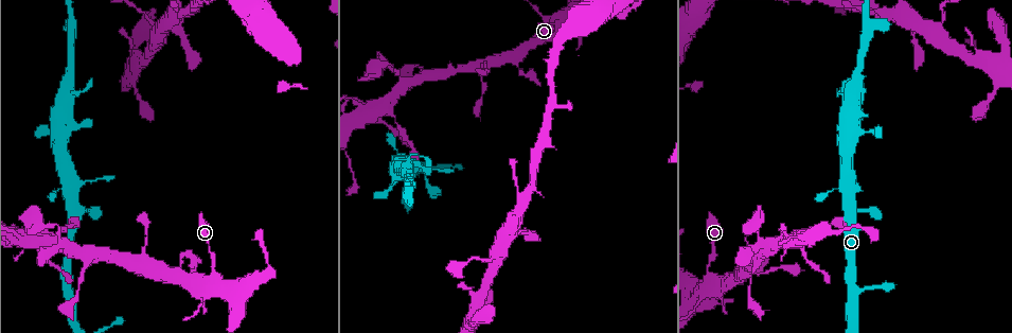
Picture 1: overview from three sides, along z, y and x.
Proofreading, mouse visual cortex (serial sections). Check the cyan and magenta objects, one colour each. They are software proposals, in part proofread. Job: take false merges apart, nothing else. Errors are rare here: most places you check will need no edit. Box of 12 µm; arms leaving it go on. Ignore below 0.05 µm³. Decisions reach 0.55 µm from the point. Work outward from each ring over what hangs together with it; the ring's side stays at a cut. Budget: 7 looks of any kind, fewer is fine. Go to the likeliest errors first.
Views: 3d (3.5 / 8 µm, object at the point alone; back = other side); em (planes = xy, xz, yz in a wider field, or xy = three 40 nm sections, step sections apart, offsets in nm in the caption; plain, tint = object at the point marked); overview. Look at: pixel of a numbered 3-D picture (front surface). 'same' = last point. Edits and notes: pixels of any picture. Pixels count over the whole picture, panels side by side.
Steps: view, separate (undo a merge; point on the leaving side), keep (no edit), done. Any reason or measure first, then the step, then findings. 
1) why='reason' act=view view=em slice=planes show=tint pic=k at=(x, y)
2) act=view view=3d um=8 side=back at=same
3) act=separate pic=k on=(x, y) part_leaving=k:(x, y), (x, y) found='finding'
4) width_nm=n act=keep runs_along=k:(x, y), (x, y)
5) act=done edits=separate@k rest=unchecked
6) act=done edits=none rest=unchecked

why='arms part here' act=view view=3d um=3.5 pic=1 at=(555, 26)

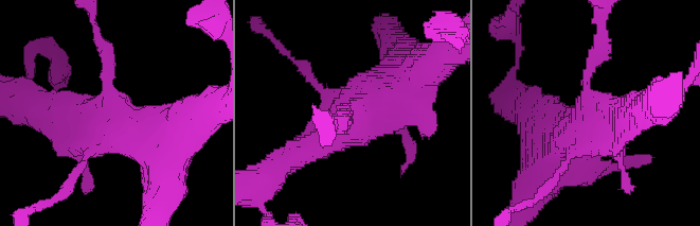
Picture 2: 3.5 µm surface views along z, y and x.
act=view view=em slice=planes show=tint pic=2 at=(590, 100)

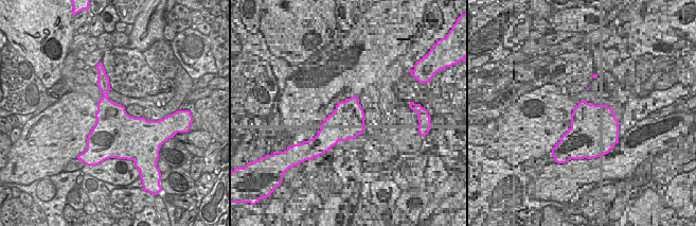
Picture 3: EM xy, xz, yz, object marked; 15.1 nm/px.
act=view view=em slice=xy step=5 show=tint at=same

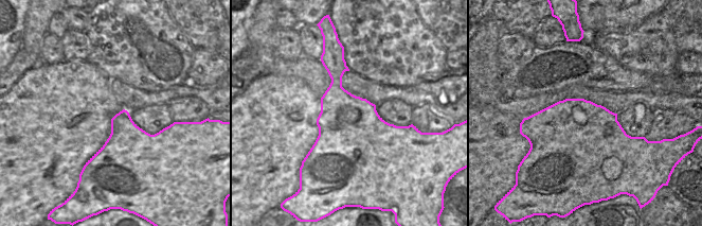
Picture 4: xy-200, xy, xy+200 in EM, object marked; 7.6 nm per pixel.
act=keep runs_along=2:(104, 51), (111, 110), (46, 110) found='one cell here'

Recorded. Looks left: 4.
why='thin neck' act=view view=3d um=8 pic=1 at=(395, 184)

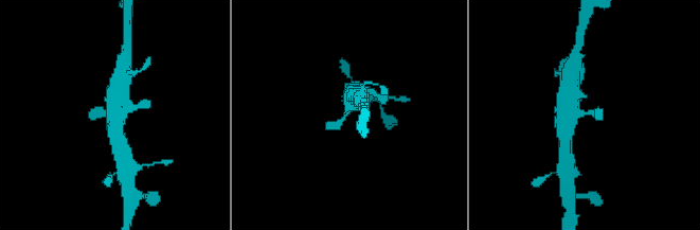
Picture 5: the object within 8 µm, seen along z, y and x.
act=view view=3d um=3.5 pic=5 at=(589, 114)

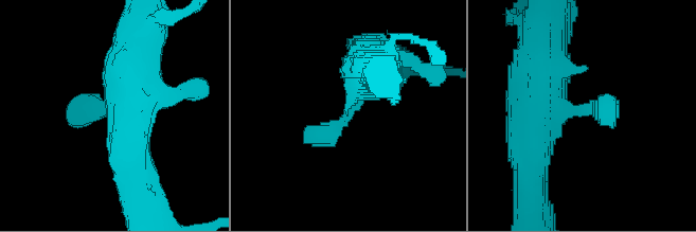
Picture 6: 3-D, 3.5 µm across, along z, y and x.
why='now the EM' act=view view=em slice=xy step=5 show=tint pic=6 at=(584, 109)

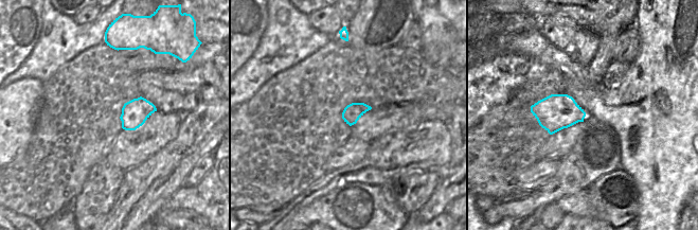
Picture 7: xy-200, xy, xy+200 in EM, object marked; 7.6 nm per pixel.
act=keep runs_along=6:(369, 58), (343, 121), (304, 137) found='continuous, no second cell'

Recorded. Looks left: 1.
act=done edits=none rest=unchecked

